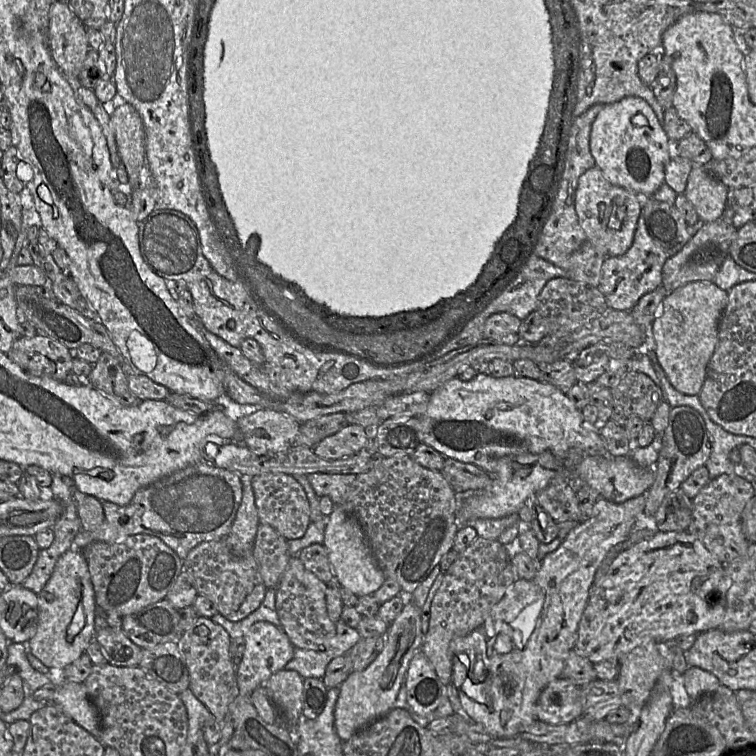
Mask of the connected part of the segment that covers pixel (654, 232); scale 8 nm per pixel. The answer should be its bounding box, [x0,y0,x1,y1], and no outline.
[640,197,693,257]

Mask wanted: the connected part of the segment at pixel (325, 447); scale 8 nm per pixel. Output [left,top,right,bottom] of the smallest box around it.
[312,424,371,460]

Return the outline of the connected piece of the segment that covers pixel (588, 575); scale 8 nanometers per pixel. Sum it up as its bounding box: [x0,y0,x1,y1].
[451,494,646,738]

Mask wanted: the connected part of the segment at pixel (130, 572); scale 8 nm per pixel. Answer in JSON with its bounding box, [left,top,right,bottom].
[80,534,183,618]

